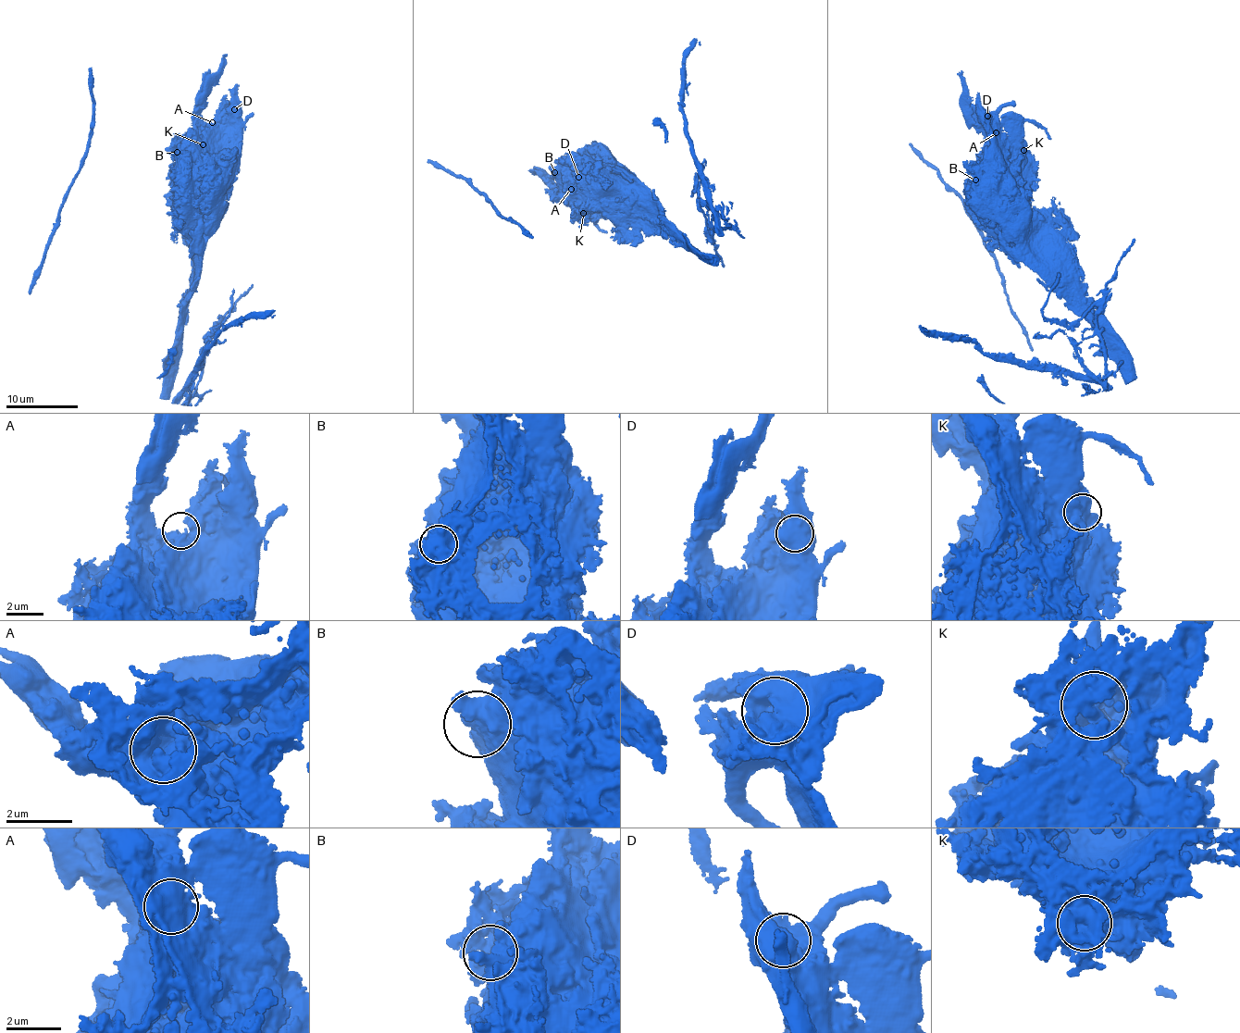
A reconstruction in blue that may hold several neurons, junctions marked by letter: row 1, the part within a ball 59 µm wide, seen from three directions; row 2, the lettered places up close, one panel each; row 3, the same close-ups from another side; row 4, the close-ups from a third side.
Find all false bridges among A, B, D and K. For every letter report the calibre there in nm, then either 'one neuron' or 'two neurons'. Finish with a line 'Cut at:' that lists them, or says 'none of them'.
A: calibre 750 nm; one neuron
B: calibre 600 nm; one neuron
D: calibre 1050 nm; one neuron
K: calibre 900 nm; one neuron
Cut at: none of them

